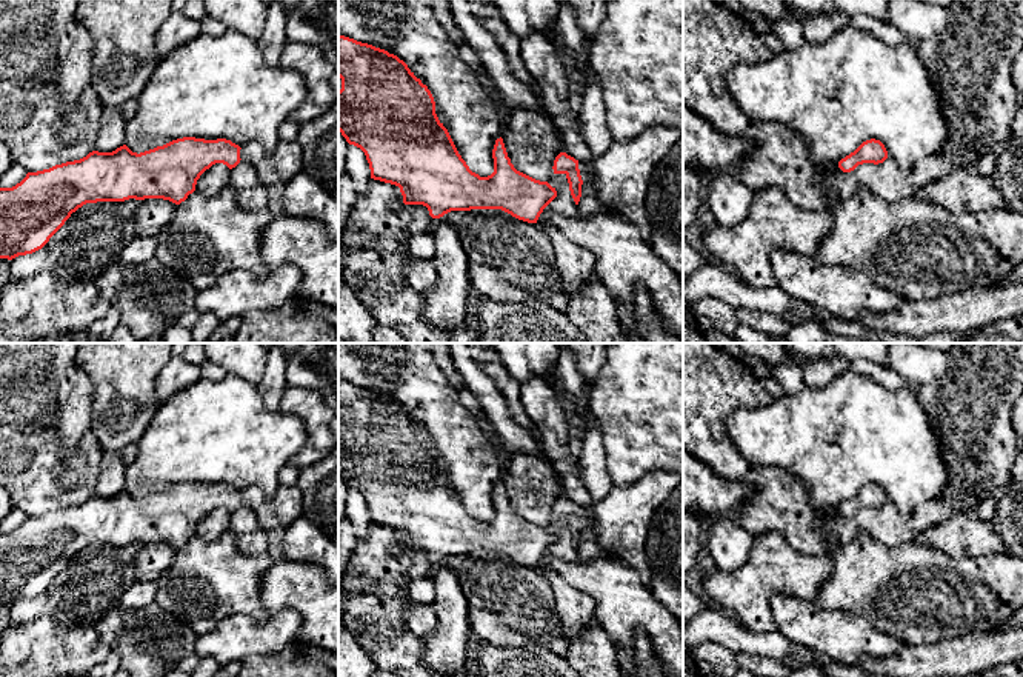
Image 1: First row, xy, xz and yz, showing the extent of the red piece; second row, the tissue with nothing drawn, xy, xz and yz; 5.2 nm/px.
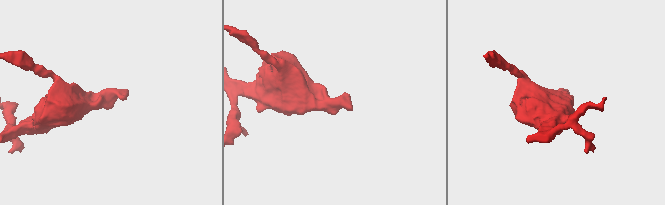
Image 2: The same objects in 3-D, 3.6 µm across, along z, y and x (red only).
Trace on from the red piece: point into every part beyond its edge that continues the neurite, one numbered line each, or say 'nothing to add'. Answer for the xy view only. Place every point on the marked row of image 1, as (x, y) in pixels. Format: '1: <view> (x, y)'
1: xy (277, 166)

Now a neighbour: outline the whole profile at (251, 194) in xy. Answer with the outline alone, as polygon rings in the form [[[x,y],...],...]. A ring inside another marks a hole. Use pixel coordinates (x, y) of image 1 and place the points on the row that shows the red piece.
[[[240,163],[229,171],[229,186],[235,189],[237,205],[249,212],[268,206],[268,188],[260,182],[251,163]]]

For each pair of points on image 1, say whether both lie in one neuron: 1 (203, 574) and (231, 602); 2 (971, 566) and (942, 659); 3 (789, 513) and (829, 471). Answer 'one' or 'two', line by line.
1: one
2: two
3: two

